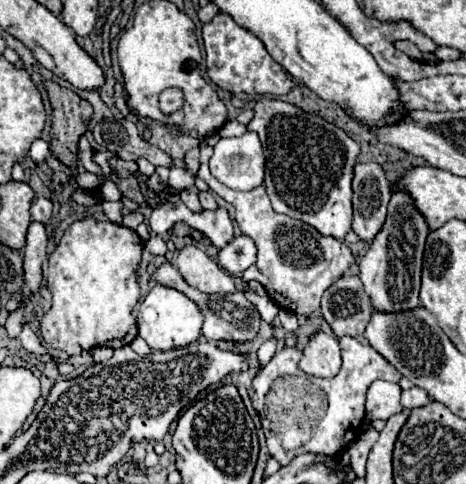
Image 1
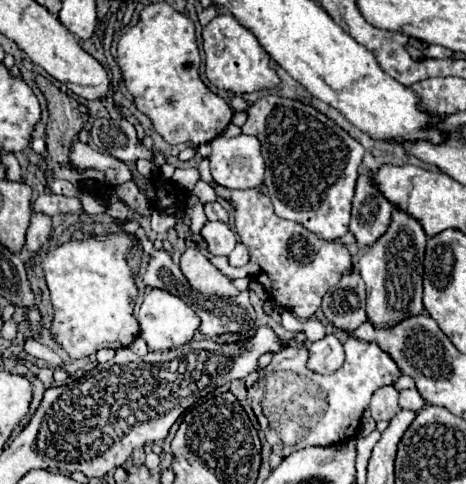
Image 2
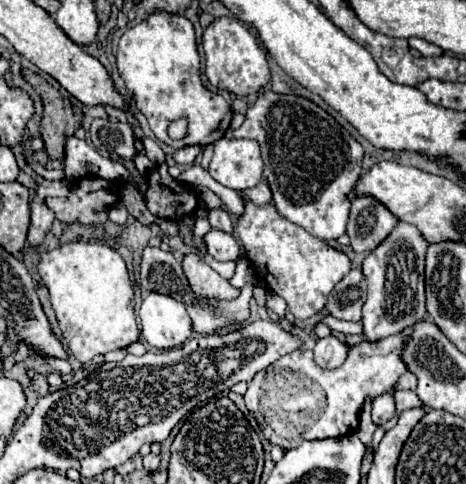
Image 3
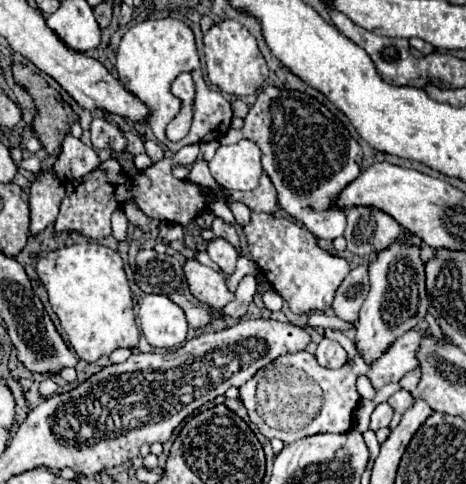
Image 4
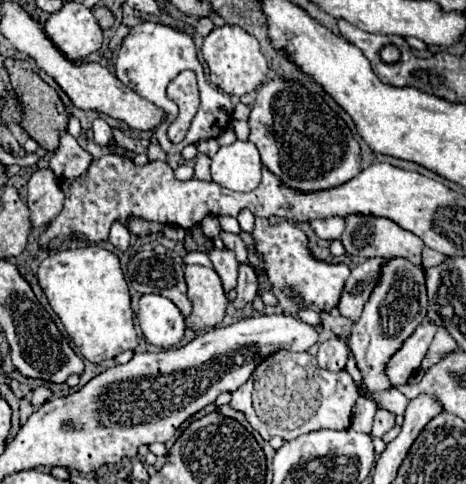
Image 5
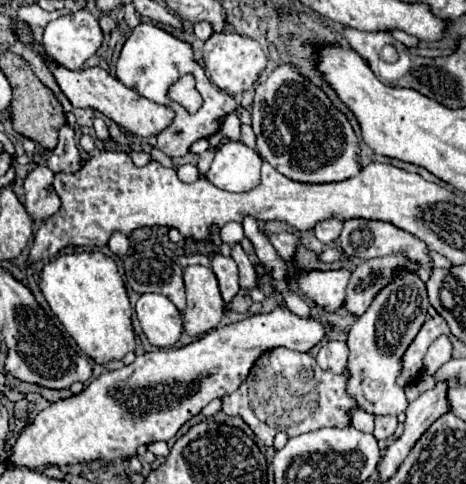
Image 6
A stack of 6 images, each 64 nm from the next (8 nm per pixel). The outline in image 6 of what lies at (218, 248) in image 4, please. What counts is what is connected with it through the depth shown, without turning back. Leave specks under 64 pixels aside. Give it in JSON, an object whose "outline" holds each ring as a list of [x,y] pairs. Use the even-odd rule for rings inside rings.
{"outline":[[[214,254],[210,260],[212,260],[212,270],[214,270],[218,284],[220,284],[222,298],[224,298],[226,304],[230,304],[234,294],[240,290],[240,286],[238,286],[238,266],[230,256],[222,256],[222,254]]]}

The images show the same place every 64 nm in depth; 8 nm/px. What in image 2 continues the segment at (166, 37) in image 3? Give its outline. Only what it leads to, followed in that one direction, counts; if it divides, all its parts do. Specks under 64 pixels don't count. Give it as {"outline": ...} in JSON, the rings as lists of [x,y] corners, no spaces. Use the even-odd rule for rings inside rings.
{"outline":[[[154,2],[142,8],[138,24],[134,28],[128,28],[120,38],[116,60],[122,70],[124,84],[134,96],[136,108],[154,122],[154,128],[162,134],[166,142],[194,142],[196,146],[200,146],[204,142],[212,142],[230,124],[232,108],[200,80],[200,52],[194,34],[194,22],[188,16],[176,12],[170,4]]]}

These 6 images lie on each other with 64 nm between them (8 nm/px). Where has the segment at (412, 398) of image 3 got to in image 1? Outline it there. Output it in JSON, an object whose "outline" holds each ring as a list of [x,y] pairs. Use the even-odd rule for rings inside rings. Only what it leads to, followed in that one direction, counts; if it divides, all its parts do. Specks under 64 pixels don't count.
{"outline":[[[412,386],[410,390],[404,390],[404,392],[402,392],[402,406],[408,408],[408,410],[426,406],[426,404],[430,404],[430,402],[432,402],[432,398],[428,396],[428,392],[424,392],[424,388]]]}

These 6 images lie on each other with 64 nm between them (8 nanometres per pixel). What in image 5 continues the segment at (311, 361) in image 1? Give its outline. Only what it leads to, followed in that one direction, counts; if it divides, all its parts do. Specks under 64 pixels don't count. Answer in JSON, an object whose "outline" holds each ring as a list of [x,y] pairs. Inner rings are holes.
{"outline":[[[330,338],[320,344],[316,358],[318,358],[318,364],[326,370],[344,370],[348,360],[348,348],[342,340]]]}

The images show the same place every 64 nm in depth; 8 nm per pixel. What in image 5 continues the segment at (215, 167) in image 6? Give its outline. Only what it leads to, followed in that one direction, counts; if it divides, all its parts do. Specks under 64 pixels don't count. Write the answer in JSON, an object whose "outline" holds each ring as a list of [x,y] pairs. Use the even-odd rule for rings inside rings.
{"outline":[[[236,140],[212,158],[212,180],[236,192],[250,192],[260,184],[260,152],[252,142]]]}

